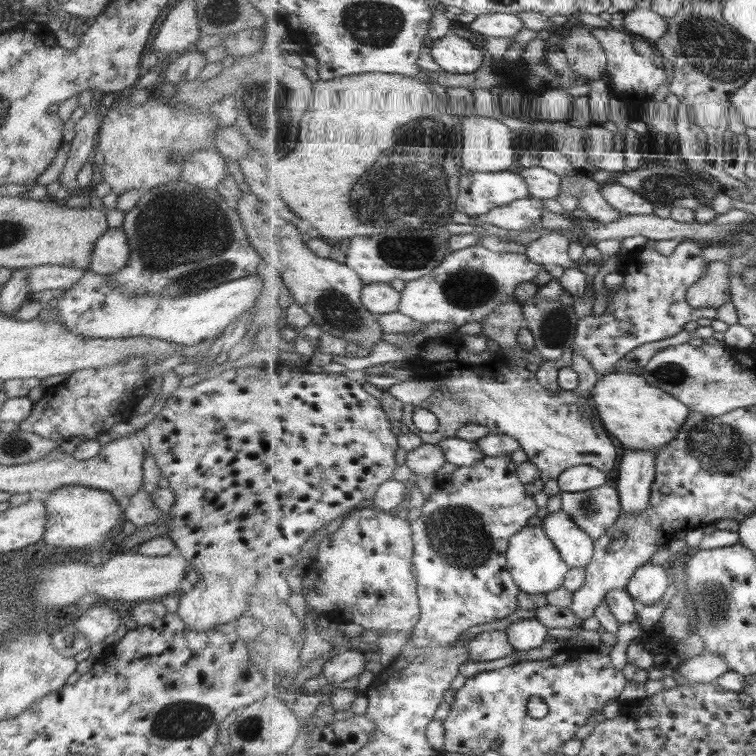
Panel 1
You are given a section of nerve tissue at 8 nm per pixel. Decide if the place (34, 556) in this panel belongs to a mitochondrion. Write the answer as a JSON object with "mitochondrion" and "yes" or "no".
{"mitochondrion":"no"}

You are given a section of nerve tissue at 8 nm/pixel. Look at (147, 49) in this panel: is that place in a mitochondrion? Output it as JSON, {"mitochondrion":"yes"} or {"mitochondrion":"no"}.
{"mitochondrion":"no"}

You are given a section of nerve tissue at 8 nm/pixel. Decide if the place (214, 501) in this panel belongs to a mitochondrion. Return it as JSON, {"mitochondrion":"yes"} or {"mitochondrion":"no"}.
{"mitochondrion":"no"}

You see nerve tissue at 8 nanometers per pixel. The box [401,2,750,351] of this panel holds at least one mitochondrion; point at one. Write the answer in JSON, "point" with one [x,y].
{"point":[702,41]}

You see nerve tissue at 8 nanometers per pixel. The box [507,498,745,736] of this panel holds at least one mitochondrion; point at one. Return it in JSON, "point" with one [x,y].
{"point":[715,604]}

